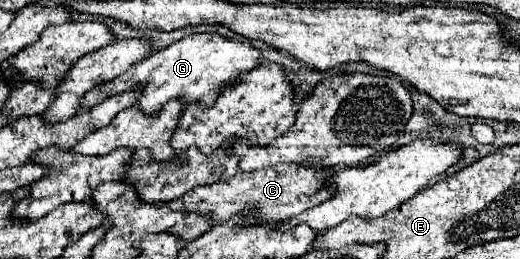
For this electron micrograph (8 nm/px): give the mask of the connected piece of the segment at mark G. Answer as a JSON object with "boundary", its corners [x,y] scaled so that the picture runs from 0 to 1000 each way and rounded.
{"boundary":[[[383,124],[383,131],[360,131],[356,147],[333,162],[317,193],[306,193],[290,216],[283,216],[275,239],[252,255],[240,286],[190,324],[187,340],[175,340],[160,371],[160,417],[175,417],[190,394],[198,394],[210,371],[244,355],[260,340],[263,324],[275,324],[275,355],[267,386],[260,394],[275,432],[294,440],[310,425],[310,409],[329,386],[329,378],[348,378],[352,394],[390,394],[394,409],[406,409],[413,394],[413,371],[421,347],[433,347],[460,286],[475,286],[475,270],[490,263],[506,232],[502,193],[490,185],[475,154],[444,154],[429,131],[410,131],[410,124]]]}

